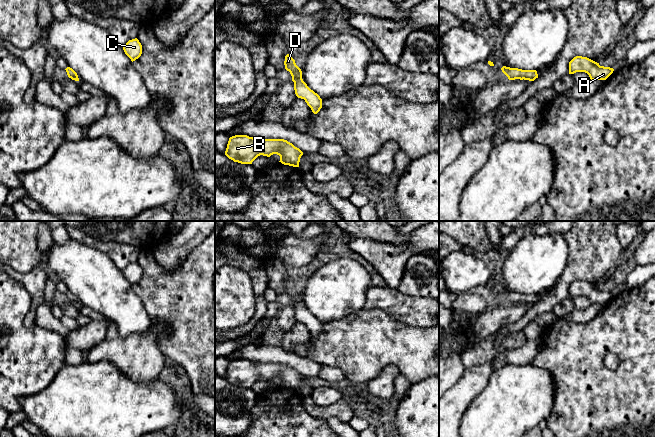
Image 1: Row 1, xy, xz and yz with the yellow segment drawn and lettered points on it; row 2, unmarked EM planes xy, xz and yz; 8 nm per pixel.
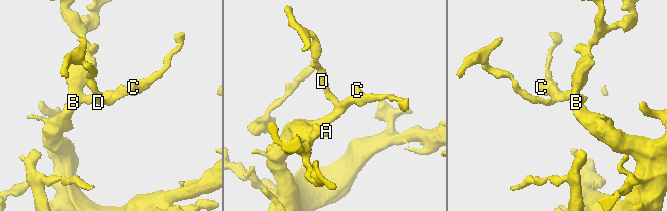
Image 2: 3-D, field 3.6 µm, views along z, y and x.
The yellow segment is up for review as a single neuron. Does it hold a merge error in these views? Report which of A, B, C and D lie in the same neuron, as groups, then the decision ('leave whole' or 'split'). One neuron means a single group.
A B C D | leave whole

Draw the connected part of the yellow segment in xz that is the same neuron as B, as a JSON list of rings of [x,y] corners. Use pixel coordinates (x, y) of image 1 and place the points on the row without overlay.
[[[235,359],[229,362],[225,379],[241,388],[252,388],[252,386],[260,379],[270,381],[273,378],[280,380],[280,385],[284,389],[299,391],[300,382],[303,376],[295,371],[292,367],[284,363],[260,363],[247,359]]]

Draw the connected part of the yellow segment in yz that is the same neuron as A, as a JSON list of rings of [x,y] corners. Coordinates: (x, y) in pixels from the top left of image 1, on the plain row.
[[[576,280],[569,286],[569,298],[585,296],[591,304],[606,304],[613,295],[613,292],[600,290],[587,281]]]

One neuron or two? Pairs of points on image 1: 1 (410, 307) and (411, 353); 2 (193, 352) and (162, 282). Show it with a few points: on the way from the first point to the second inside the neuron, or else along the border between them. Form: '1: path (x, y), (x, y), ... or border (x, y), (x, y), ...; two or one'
1: border (389, 315), (406, 324), (428, 328); two
2: path (193, 335), (193, 314), (178, 299); one

